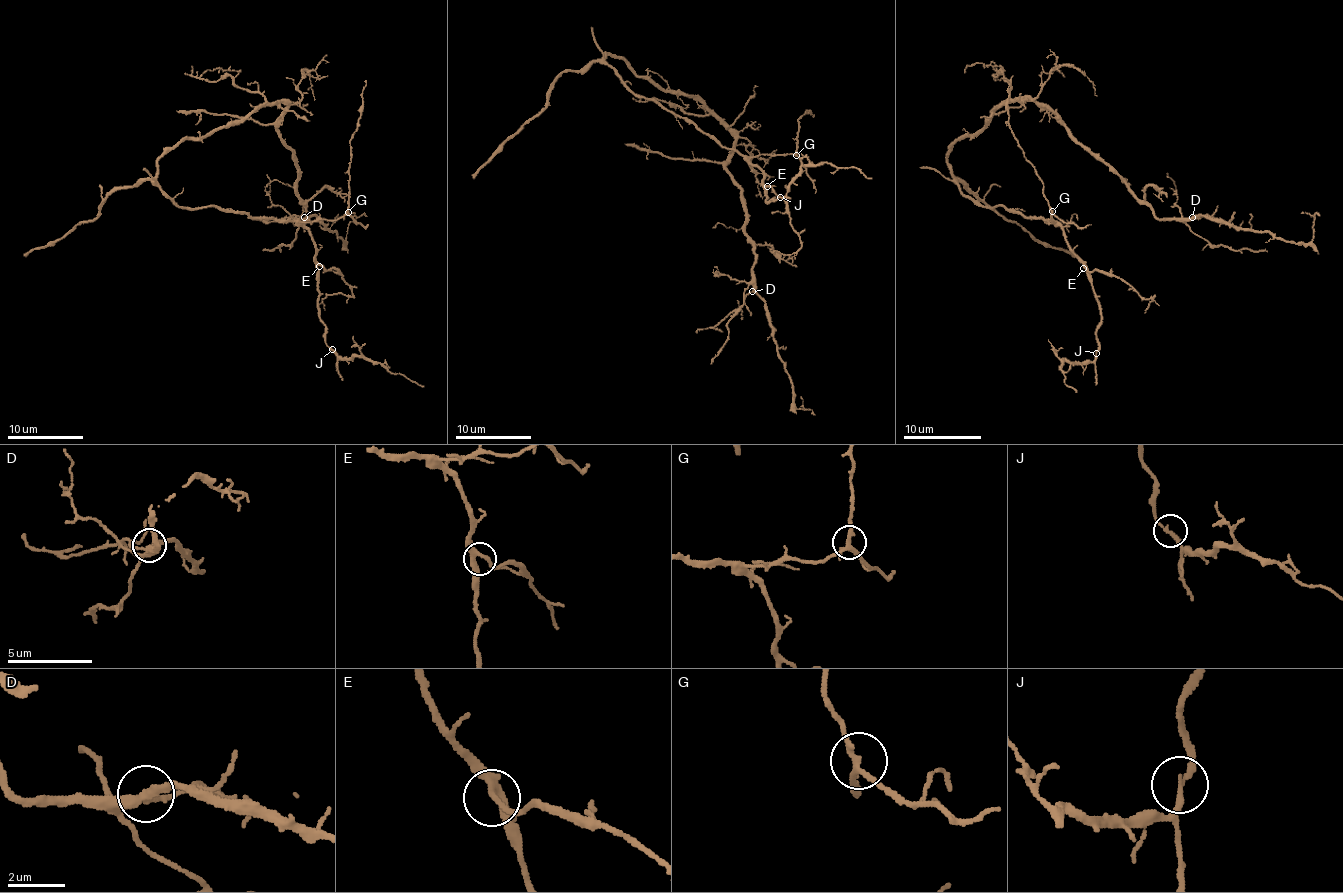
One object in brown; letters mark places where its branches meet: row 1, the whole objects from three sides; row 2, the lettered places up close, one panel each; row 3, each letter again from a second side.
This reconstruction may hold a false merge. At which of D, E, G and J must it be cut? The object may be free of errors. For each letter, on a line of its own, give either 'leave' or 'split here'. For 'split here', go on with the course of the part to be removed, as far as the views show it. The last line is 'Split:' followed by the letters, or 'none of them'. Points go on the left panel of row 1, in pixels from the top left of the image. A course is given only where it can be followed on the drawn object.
D: leave
E: leave
G: leave
J: leave
Split: none of them

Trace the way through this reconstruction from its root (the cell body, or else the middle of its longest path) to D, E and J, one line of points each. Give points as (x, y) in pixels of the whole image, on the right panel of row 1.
D: (961, 137), (974, 135), (1004, 104), (1033, 98), (1043, 102), (1066, 130), (1095, 153), (1159, 219), (1192, 217)
E: (961, 137), (947, 157), (959, 190), (978, 205), (1004, 205), (1025, 217), (1052, 219), (1083, 268)
J: (961, 137), (947, 166), (965, 196), (978, 205), (1052, 219), (1064, 231), (1099, 307), (1095, 353)

